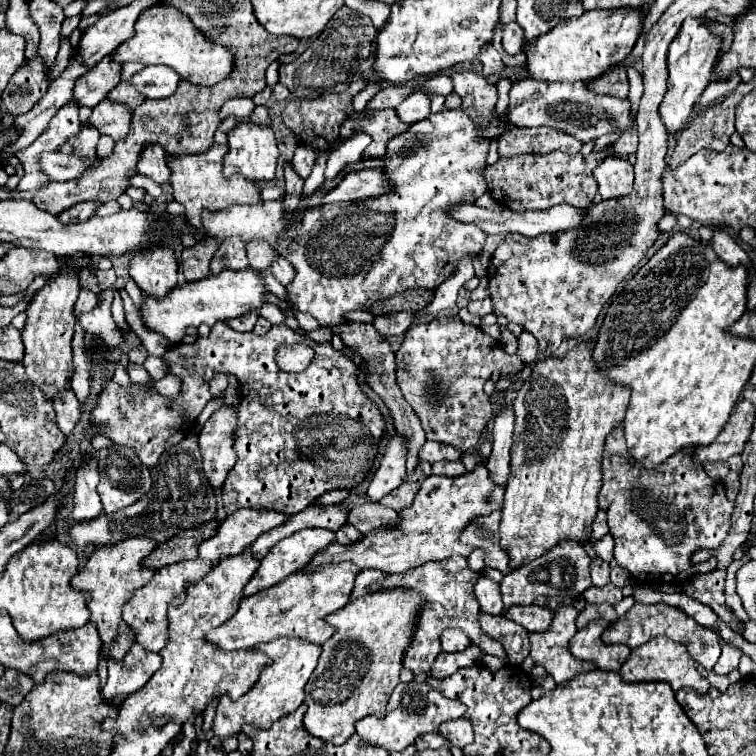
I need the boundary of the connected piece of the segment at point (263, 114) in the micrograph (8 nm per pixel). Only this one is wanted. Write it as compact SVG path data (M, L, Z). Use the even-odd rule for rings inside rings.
M256 107L254 113L250 115L250 121L252 123L258 123L258 125L270 125L270 113L268 113L268 107Z

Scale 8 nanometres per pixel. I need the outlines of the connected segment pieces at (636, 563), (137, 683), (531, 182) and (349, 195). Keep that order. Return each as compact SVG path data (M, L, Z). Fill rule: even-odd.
M616 427L608 437L606 437L606 449L604 449L604 461L602 461L602 489L598 493L598 505L602 511L608 515L608 527L610 535L616 541L614 549L614 559L620 567L628 569L632 577L658 585L663 583L671 584L686 581L686 577L694 577L700 573L710 573L716 565L718 559L710 557L704 563L692 565L690 557L696 549L718 549L722 541L726 539L732 519L730 515L734 513L734 503L726 499L724 485L722 481L714 481L712 477L706 475L704 469L698 469L692 461L692 449L682 449L682 453L674 453L670 461L664 465L658 465L658 469L638 469L634 461L630 461L630 455L626 453L626 443L622 437L622 427Z
M138 643L132 645L128 655L124 657L124 663L114 663L110 661L108 665L108 681L102 687L102 697L112 699L116 695L130 695L138 691L150 675L160 667L162 659L158 653L146 651Z
M606 145L604 149L590 155L566 155L562 151L552 151L546 155L522 153L514 157L500 157L498 163L486 165L482 169L482 177L486 179L490 195L500 203L500 207L510 211L548 209L550 205L558 205L558 201L570 201L570 205L588 207L598 191L592 171L604 161L604 157L610 157L612 153L612 145Z
M378 169L350 171L334 189L322 195L322 203L360 201L366 197L378 197L378 193L384 193L386 189L388 189L386 177Z

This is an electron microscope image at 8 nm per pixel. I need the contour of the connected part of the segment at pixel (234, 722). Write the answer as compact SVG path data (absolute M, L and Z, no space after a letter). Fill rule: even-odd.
M270 641L270 643L258 643L254 647L256 651L266 653L272 661L266 665L266 669L260 671L258 681L252 685L248 693L244 693L238 701L224 701L220 703L214 715L212 731L216 737L228 737L240 733L242 725L254 725L258 729L268 729L276 719L284 717L286 713L300 707L304 701L304 685L310 679L316 661L320 657L320 645L310 645L310 641Z

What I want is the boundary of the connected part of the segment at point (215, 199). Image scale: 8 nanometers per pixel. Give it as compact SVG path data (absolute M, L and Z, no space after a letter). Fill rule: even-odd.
M214 145L206 153L198 155L180 155L180 157L168 157L170 165L170 185L174 189L174 199L186 207L188 221L194 227L202 229L200 215L204 209L208 211L220 211L228 209L236 203L258 203L260 201L260 187L246 179L226 179L222 175L222 157L226 153L226 145Z

